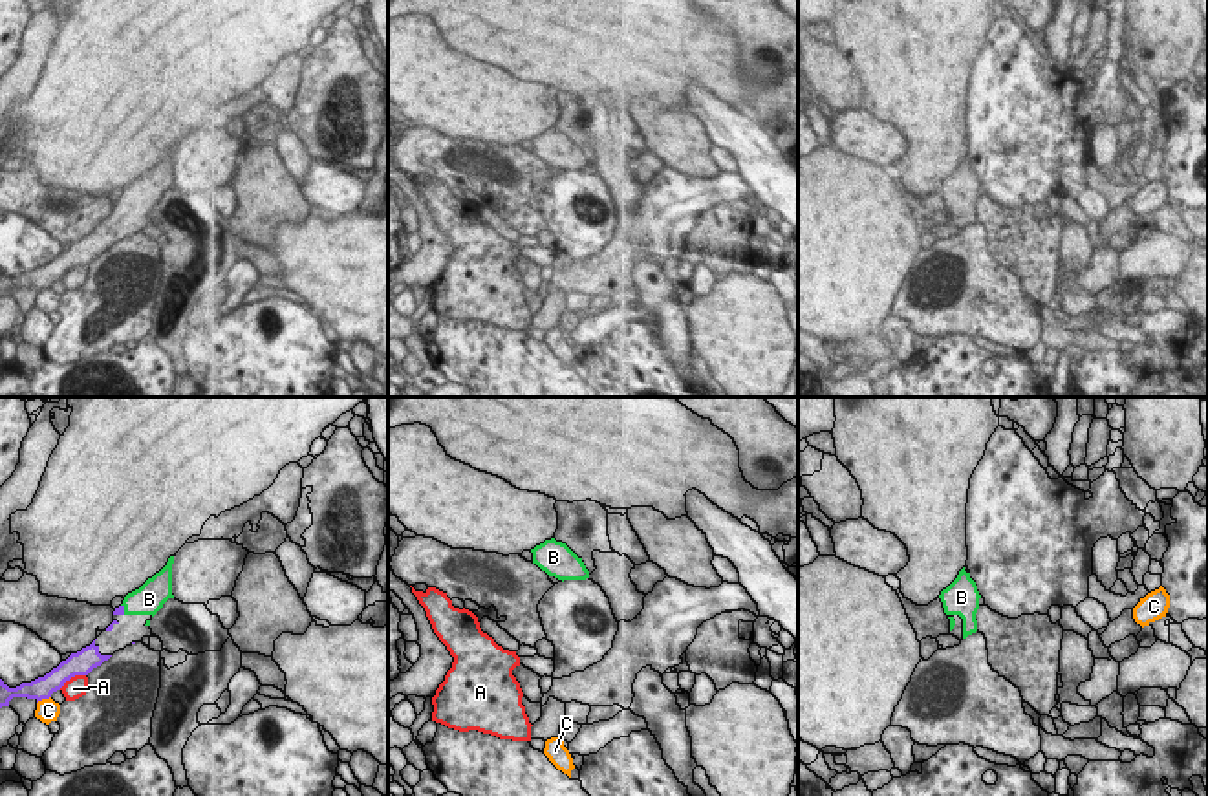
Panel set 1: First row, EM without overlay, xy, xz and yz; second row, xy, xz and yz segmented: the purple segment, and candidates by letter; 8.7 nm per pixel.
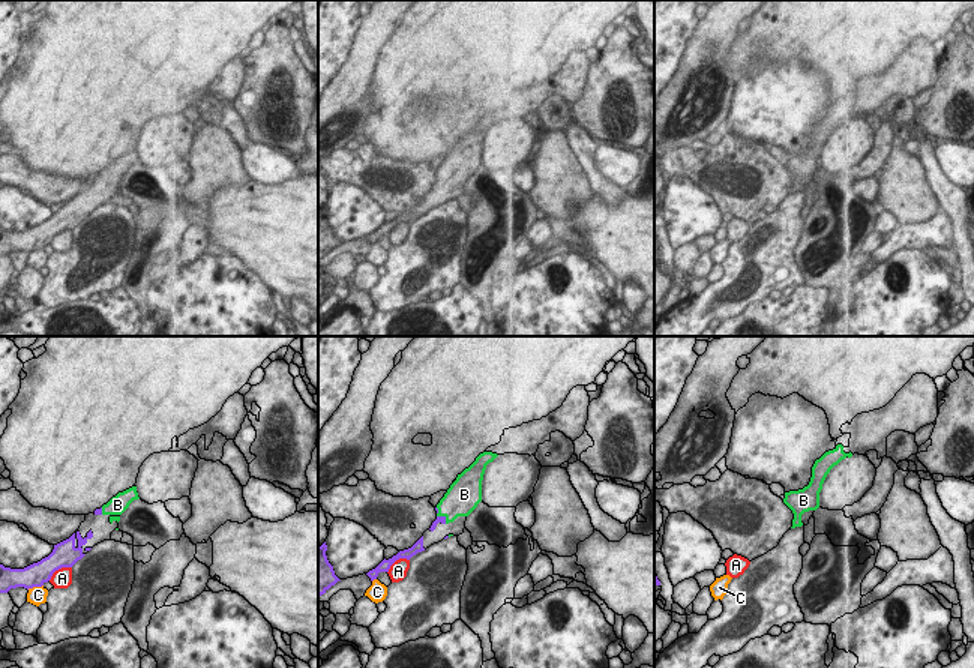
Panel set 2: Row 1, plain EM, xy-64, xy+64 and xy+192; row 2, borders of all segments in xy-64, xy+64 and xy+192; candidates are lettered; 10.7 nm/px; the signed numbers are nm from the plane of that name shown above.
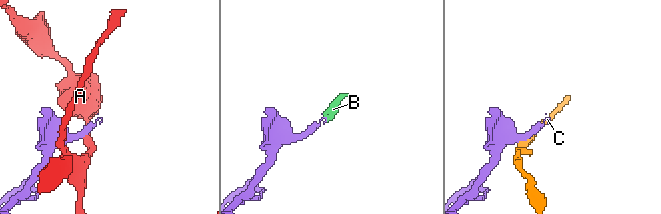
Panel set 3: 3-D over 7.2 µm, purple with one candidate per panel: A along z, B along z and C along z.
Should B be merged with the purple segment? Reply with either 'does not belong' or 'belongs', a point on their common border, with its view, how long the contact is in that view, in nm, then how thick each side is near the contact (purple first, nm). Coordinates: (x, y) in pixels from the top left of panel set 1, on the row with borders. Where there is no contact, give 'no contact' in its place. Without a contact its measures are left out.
belongs | xy (123, 610) | 100 nm | 70/280 nm

